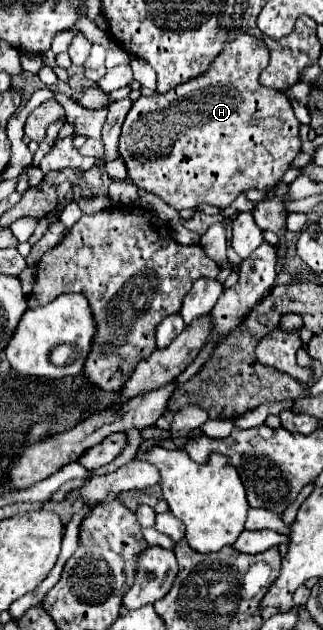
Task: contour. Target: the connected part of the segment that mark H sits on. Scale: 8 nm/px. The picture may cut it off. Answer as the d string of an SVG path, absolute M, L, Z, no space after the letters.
M238 34L232 42L226 42L224 48L220 50L220 54L212 60L212 64L208 66L208 70L196 78L190 78L188 82L176 86L174 90L166 92L166 94L156 94L152 98L138 98L134 102L134 106L130 108L126 120L124 120L124 126L122 126L122 134L120 134L120 144L118 144L118 154L120 158L124 160L126 164L126 170L128 170L128 180L134 182L140 190L144 192L150 192L150 194L156 194L160 196L168 206L176 208L176 210L182 210L182 208L194 208L198 204L210 204L210 206L216 206L220 210L228 208L238 194L250 190L250 188L256 188L256 190L270 190L274 186L278 186L282 182L282 176L286 174L286 170L290 168L292 160L296 158L296 154L300 152L300 134L298 134L298 128L300 128L300 122L296 120L294 112L292 112L292 106L290 106L290 100L284 92L278 92L278 90L272 90L272 88L264 88L260 82L258 82L258 76L260 72L268 66L268 46L256 38L256 36L250 36L250 34Z

